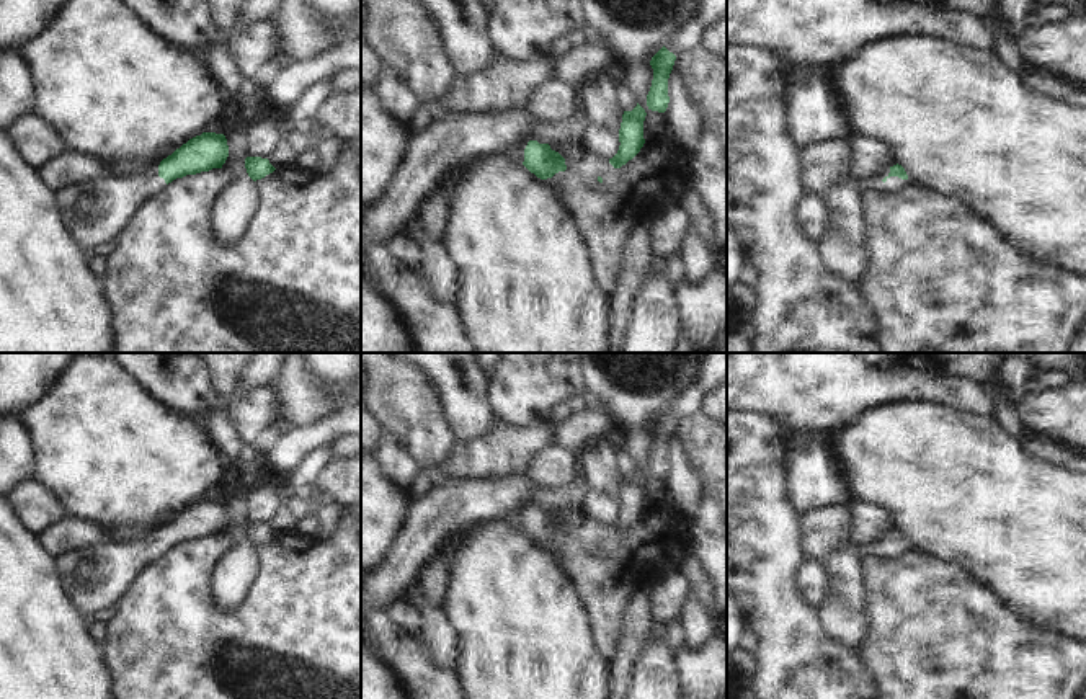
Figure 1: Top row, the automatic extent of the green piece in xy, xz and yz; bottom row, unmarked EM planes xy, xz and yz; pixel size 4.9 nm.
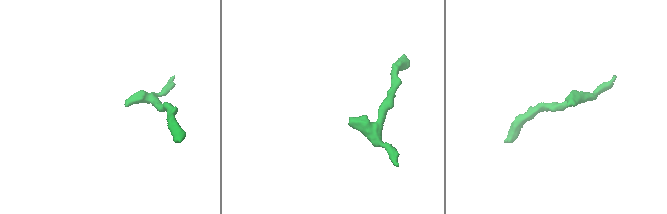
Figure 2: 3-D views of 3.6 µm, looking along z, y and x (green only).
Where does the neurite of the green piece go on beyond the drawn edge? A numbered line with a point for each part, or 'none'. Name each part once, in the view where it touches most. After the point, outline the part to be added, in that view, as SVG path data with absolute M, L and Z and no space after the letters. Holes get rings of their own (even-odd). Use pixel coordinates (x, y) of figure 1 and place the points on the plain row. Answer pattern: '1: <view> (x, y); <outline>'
1: xy (93, 578); M160 528L131 544L106 542L54 559L64 591L85 622L96 611L114 608L136 577L167 550L158 542Z

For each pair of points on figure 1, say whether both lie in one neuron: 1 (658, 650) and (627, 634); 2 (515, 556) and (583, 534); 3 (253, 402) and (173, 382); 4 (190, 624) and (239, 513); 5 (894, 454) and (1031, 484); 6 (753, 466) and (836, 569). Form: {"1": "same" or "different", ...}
{"1": "different", "2": "different", "3": "same", "4": "different", "5": "same", "6": "different"}

